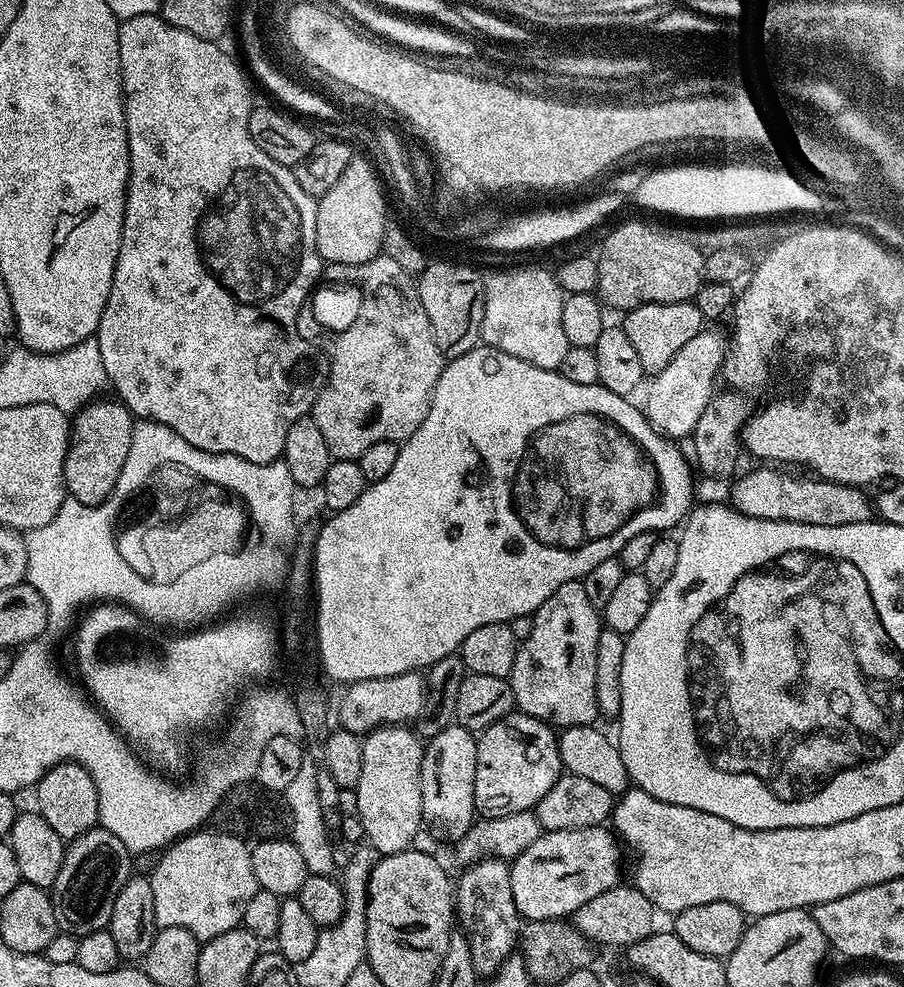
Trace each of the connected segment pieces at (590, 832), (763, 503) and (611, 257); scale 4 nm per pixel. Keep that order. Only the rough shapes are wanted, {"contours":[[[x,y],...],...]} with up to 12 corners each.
{"contours":[[[611,827],[544,832],[510,864],[521,917],[617,887]],[[776,466],[737,475],[731,507],[810,526],[873,519],[863,487]],[[640,220],[600,248],[609,309],[692,300],[698,245]]]}

